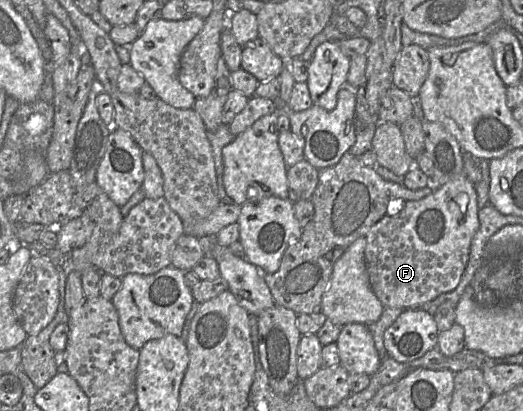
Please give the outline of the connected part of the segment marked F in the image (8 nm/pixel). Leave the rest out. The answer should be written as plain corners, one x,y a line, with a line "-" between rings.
462,172
430,195
408,201
397,214
386,214
370,228
366,235
366,269
369,284
385,308
418,307
457,287
469,260
472,238
479,229
478,211
475,185

